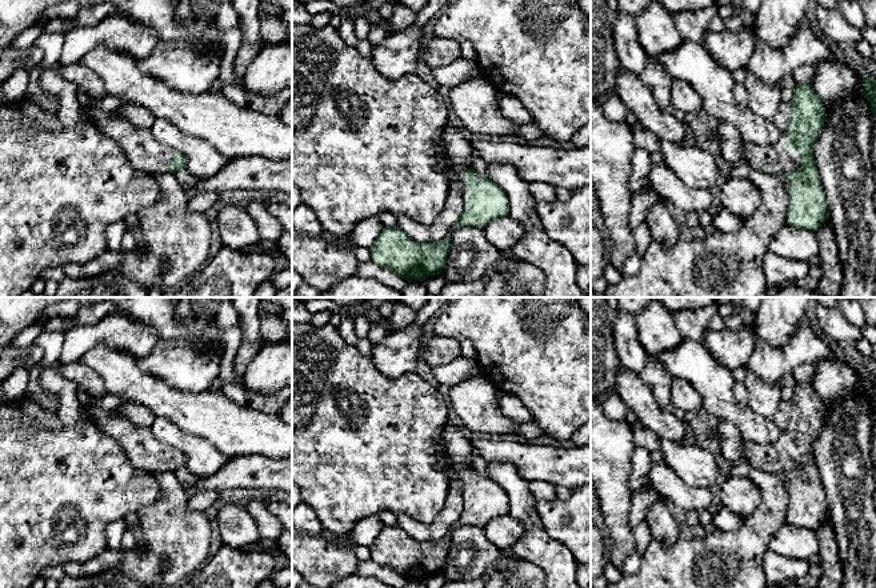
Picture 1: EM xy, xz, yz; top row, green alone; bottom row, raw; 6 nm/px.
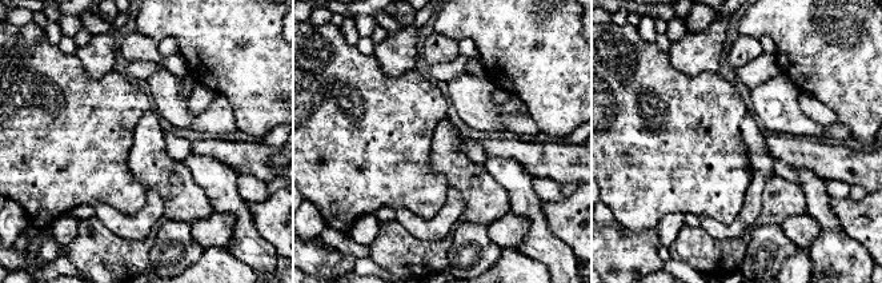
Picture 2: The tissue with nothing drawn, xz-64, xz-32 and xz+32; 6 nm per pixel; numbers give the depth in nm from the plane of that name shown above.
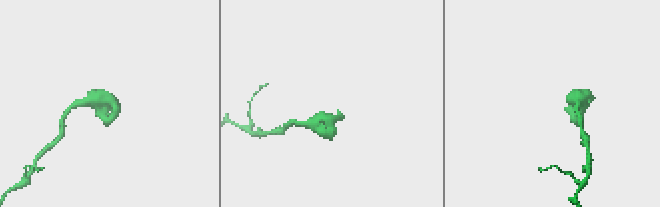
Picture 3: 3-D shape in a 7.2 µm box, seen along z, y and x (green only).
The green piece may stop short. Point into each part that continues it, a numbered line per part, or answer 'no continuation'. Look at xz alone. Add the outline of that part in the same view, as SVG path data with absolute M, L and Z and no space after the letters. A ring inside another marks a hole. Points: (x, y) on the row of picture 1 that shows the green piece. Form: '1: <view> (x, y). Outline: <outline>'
1: xz (455, 174). Outline: M440 129L439 137L437 137L437 157L441 161L441 171L448 176L449 183L457 183L461 189L463 196L463 207L468 204L468 188L464 185L464 172L467 171L463 167L459 167L453 163L453 160L449 157L448 153L448 144L444 140L444 129Z

